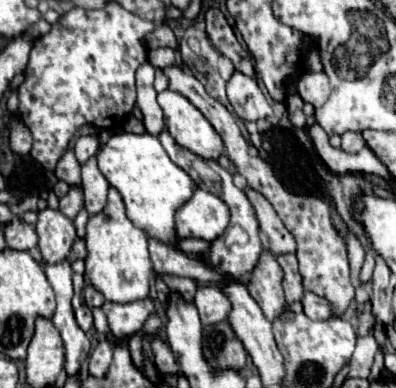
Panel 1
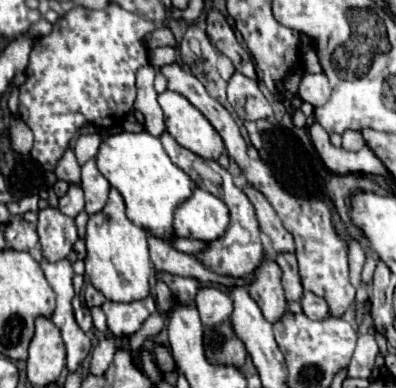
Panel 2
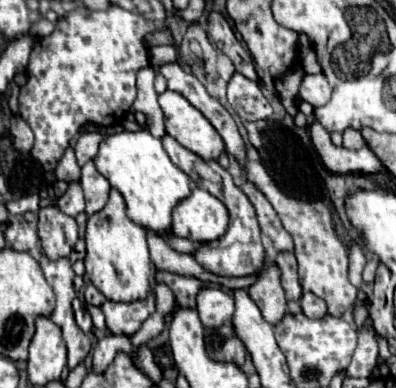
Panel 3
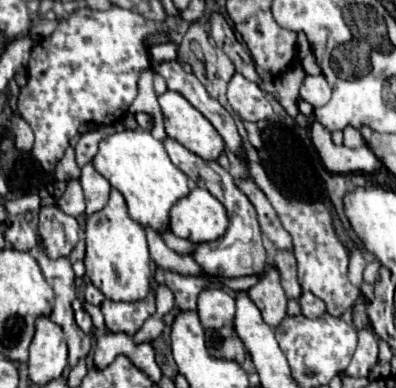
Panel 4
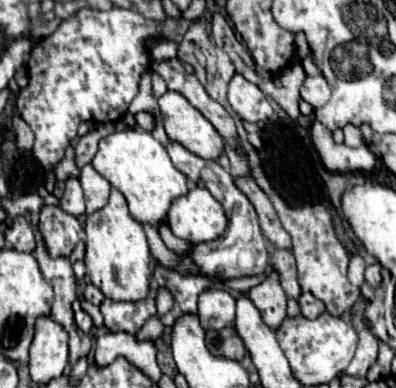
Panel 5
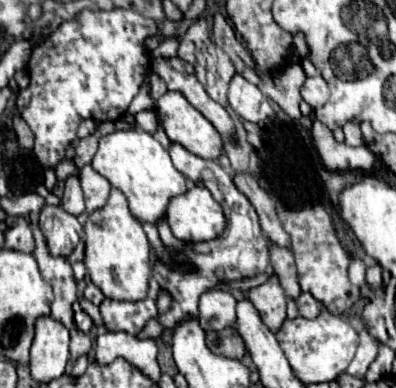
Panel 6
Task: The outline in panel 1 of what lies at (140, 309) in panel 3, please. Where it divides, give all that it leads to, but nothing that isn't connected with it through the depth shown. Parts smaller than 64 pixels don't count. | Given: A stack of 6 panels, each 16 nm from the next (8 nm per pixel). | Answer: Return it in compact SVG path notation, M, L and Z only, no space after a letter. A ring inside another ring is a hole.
M138 300L130 304L114 304L114 302L104 302L102 310L106 312L110 330L116 338L136 334L146 318L152 314L152 300Z

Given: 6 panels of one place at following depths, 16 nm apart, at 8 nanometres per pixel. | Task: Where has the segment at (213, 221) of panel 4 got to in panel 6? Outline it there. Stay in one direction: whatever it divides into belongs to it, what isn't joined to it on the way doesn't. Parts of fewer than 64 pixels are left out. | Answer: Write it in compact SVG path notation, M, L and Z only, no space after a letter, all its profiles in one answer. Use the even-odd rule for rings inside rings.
M200 184L170 202L166 220L172 234L186 242L214 240L226 228L222 206Z

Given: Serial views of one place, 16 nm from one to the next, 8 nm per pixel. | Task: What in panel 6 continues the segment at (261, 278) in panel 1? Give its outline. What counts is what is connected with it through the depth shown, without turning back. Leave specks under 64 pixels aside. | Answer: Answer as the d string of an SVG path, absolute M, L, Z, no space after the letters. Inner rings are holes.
M272 274L264 284L250 288L248 298L260 312L262 322L272 332L278 332L278 328L282 326L282 322L286 318L286 294L284 294L282 286L278 284L278 276Z

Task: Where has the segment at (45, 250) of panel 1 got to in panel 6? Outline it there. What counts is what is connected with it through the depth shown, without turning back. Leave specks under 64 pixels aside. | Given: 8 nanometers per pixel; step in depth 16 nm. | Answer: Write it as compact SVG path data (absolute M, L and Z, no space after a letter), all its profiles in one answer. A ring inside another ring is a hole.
M44 206L40 212L40 230L52 256L70 256L80 242L82 224L60 206Z

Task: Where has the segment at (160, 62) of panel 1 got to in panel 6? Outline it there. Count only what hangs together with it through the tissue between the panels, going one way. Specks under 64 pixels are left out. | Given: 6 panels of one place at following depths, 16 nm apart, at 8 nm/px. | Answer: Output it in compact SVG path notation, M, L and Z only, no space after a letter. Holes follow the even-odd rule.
M166 38L163 44L152 51L151 55L154 58L170 58L177 55L179 41L176 38Z

